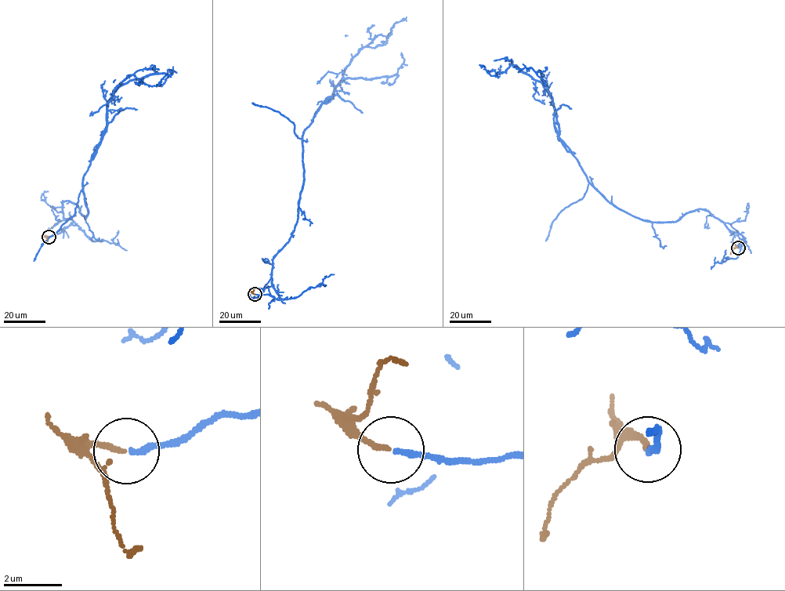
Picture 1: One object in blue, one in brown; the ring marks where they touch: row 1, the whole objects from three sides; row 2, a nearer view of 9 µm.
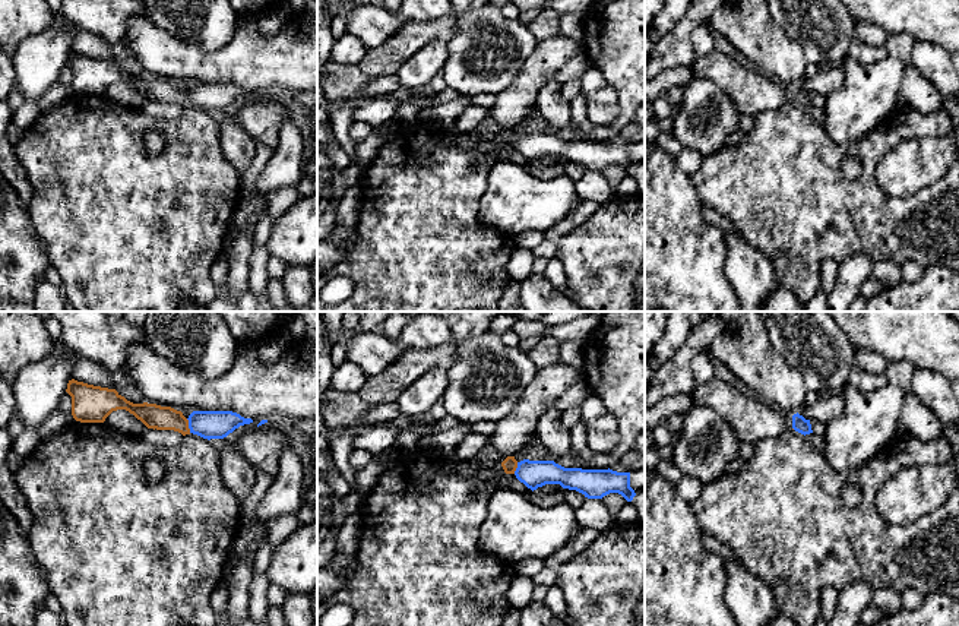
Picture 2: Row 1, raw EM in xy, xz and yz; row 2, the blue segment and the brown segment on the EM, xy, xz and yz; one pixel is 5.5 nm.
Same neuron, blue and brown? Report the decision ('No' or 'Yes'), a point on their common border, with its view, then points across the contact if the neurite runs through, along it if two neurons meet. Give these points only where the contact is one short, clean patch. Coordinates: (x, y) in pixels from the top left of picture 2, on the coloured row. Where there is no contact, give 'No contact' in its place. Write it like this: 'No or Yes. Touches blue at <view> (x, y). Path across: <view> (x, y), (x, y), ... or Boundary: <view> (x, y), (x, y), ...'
Yes. Touches blue at xy (189, 426). Path across: xy (209, 424), (189, 426), (152, 416)

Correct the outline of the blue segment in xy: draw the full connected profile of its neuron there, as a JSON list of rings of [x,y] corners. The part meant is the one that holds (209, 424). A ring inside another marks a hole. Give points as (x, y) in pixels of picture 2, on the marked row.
[[[69,380],[66,392],[72,396],[72,415],[80,423],[104,423],[117,410],[126,410],[148,429],[174,430],[203,439],[224,439],[235,429],[253,423],[232,411],[193,411],[187,418],[181,411],[156,404],[133,404],[115,389]]]

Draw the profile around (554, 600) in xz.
[[[551,589],[542,601],[557,617],[564,619],[567,613],[566,601],[558,589]]]

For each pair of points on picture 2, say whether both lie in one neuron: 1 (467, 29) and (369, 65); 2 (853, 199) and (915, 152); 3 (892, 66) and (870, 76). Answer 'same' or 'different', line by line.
1: different
2: different
3: same

